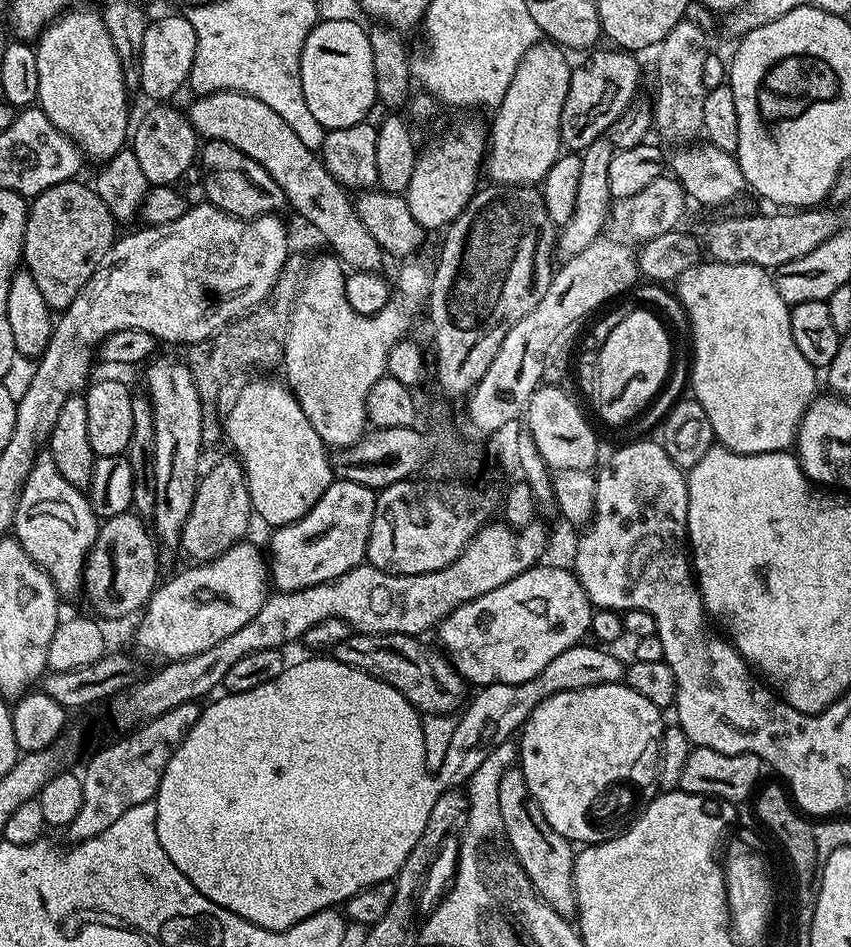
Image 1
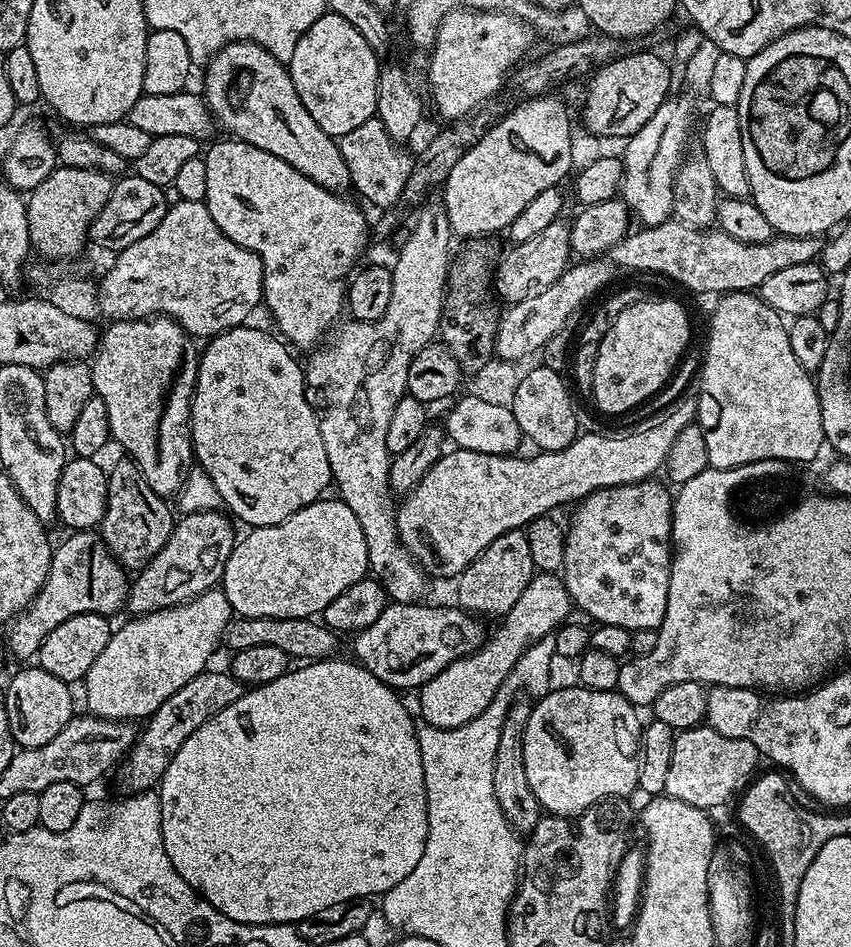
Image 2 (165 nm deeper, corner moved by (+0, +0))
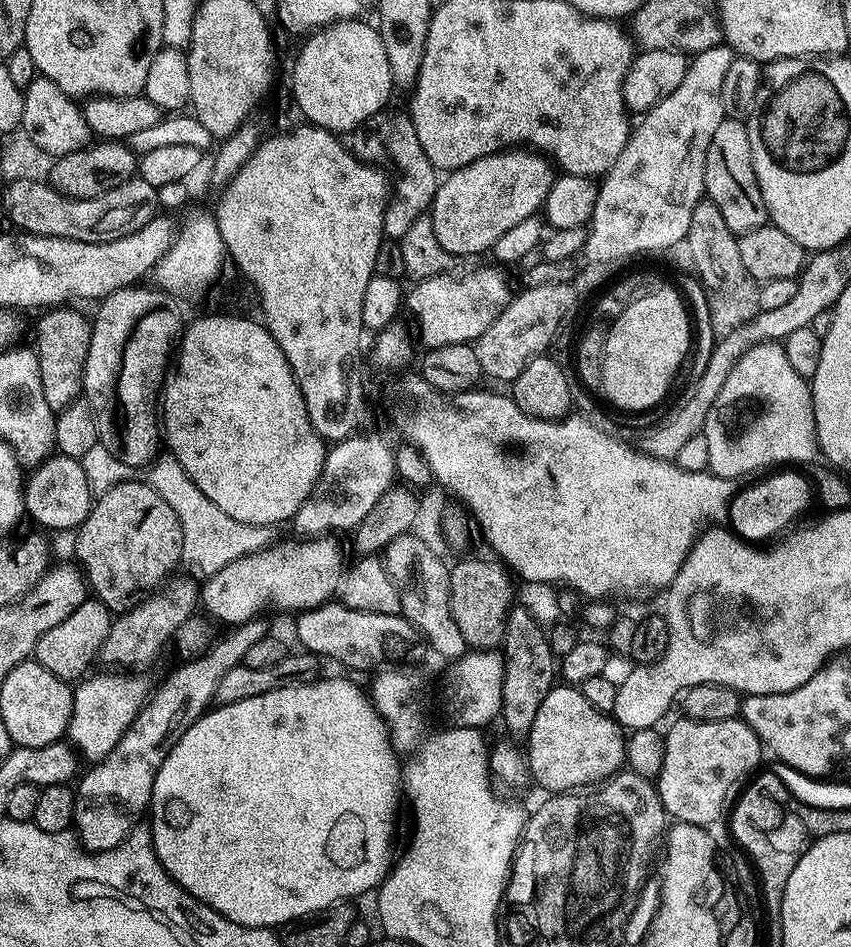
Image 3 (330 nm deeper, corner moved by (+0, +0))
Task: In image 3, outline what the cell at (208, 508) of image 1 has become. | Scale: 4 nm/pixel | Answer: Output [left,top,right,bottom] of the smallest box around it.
[98,579,198,670]

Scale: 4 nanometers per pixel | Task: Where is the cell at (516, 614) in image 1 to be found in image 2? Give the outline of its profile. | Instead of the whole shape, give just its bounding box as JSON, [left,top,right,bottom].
[351,602,486,690]

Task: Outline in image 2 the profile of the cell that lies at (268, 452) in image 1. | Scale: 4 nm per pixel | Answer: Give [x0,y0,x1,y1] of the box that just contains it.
[192,327,332,528]

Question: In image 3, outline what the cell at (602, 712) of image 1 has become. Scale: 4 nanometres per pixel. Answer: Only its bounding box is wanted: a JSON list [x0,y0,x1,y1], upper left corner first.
[526,686,625,794]

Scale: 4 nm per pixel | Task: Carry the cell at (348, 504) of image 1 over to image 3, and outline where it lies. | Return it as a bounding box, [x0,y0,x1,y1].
[198,540,342,626]

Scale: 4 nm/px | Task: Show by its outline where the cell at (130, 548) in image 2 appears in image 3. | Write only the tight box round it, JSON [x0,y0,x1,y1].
[75,478,184,614]

